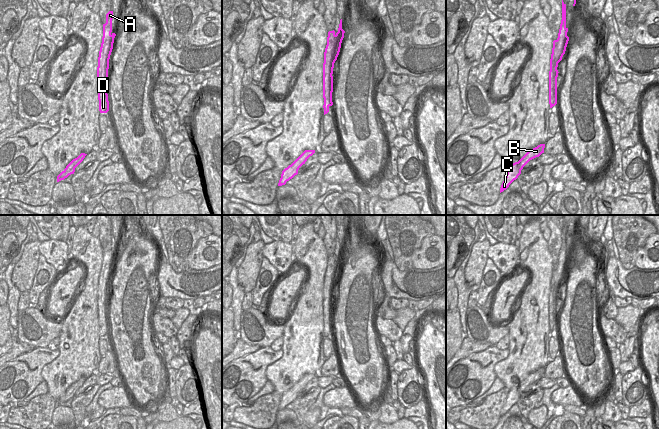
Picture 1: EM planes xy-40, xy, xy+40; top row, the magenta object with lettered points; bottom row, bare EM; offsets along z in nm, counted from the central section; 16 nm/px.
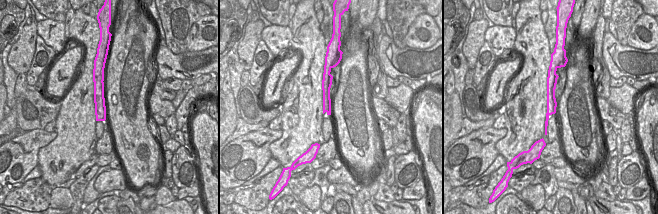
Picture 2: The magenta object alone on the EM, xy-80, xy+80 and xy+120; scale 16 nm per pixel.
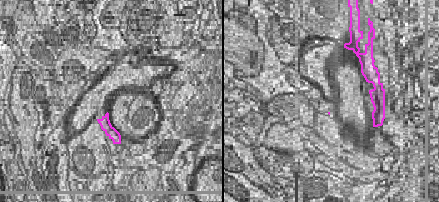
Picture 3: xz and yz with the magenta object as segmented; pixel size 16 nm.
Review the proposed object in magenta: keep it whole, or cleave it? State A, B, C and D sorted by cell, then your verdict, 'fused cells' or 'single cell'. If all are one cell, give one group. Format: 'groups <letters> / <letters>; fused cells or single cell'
groups A D / B C; fused cells

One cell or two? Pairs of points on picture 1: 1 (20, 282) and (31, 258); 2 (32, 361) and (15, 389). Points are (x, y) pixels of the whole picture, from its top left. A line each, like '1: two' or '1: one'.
1: one
2: one

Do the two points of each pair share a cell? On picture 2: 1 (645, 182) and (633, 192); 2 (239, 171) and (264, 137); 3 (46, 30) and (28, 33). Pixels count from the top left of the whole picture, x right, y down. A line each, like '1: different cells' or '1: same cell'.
1: same cell
2: same cell
3: different cells

